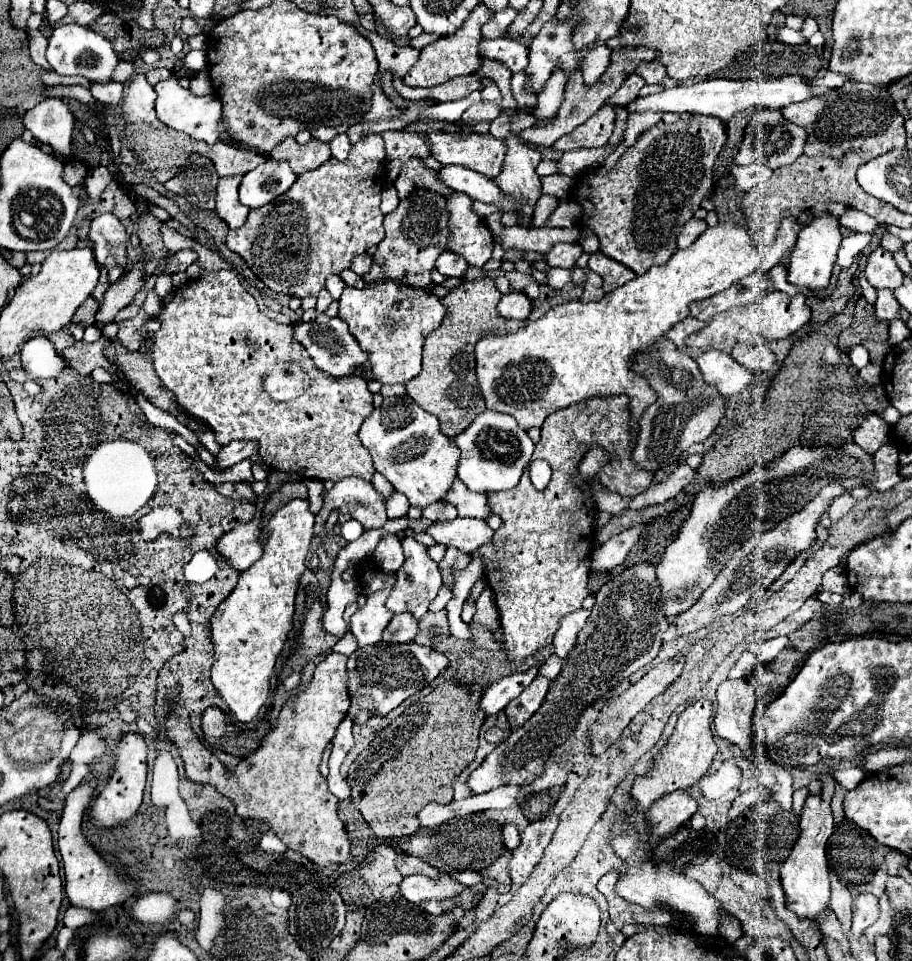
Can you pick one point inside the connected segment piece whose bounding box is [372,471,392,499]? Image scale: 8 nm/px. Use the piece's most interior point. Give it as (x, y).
(379, 481)

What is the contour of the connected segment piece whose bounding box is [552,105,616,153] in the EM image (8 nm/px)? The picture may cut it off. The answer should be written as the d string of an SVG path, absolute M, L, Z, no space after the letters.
M602 105L586 123L576 127L572 133L560 137L552 147L562 153L584 147L604 147L612 135L614 117L614 105Z

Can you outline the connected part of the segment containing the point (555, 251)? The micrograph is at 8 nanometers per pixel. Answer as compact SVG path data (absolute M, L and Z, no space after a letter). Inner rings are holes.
M560 243L554 245L546 255L546 263L550 267L560 267L560 269L572 269L576 259L582 255L582 247L578 243Z

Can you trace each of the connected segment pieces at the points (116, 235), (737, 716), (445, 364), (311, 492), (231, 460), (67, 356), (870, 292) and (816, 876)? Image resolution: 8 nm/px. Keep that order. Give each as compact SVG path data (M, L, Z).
M104 213L92 219L88 237L94 243L96 261L100 267L104 269L112 269L114 265L128 267L128 253L126 253L128 235L116 215Z
M726 679L716 691L718 711L714 715L716 733L738 745L746 757L754 757L752 715L756 709L756 689L746 679Z
M494 279L466 281L450 289L450 293L442 299L446 317L442 319L440 327L434 329L424 341L422 371L406 383L408 397L424 411L440 419L440 431L446 437L456 437L476 419L476 415L486 411L474 373L474 345L484 335L506 335L518 331L524 325L524 321L510 321L498 315L496 305L500 297L502 293L496 289Z
M305 479L305 485L308 489L308 501L310 503L310 511L315 515L320 512L322 508L322 495L326 492L323 482L317 479Z
M232 441L232 443L224 445L220 449L220 453L214 457L212 469L224 471L224 469L236 465L242 459L248 459L248 457L256 455L256 449L258 449L258 445L252 443L252 441Z
M100 337L92 345L72 345L62 351L64 361L68 361L68 367L72 367L80 377L90 377L90 373L96 367L104 367L112 377L118 376L110 361L104 357L104 349L108 345L106 337Z
M863 272L859 274L858 281L864 299L872 305L875 304L875 301L877 299L877 290L872 287L868 281L866 281L866 277Z
M822 771L820 781L822 781L822 791L818 795L808 795L800 813L800 823L798 823L800 835L780 869L782 887L788 897L788 907L796 915L808 917L808 919L818 919L830 901L830 881L828 881L830 869L828 869L828 859L826 859L826 841L832 835L832 827L834 827L830 801L836 791L836 779L832 771L826 771L826 773Z

